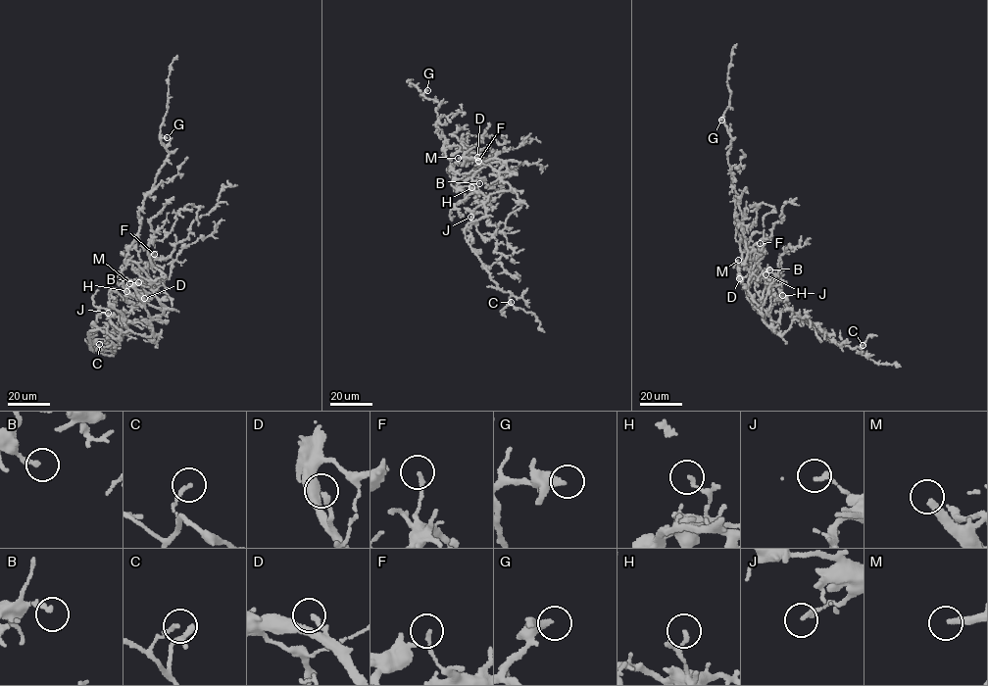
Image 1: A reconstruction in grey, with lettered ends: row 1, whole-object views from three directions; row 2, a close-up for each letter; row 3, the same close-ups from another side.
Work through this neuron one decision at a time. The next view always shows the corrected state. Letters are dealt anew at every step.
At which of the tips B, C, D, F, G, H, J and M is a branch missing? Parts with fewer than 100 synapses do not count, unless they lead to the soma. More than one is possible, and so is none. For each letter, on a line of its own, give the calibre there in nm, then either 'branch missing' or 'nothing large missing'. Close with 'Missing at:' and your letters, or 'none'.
B: 220 nm thick; nothing large missing
C: 170 nm thick; nothing large missing
D: 200 nm thick; nothing large missing
F: 160 nm thick; nothing large missing
G: 240 nm thick; nothing large missing
H: 160 nm thick; nothing large missing
J: 180 nm thick; nothing large missing
M: 280 nm thick; branch missing
Missing at: M

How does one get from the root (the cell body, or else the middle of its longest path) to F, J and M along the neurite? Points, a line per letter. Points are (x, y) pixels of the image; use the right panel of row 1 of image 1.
F: (750, 274), (765, 252), (760, 243)
J: (750, 274), (749, 293), (767, 326), (765, 315), (768, 315), (782, 295)
M: (750, 274), (747, 287), (757, 308), (740, 281), (738, 260)

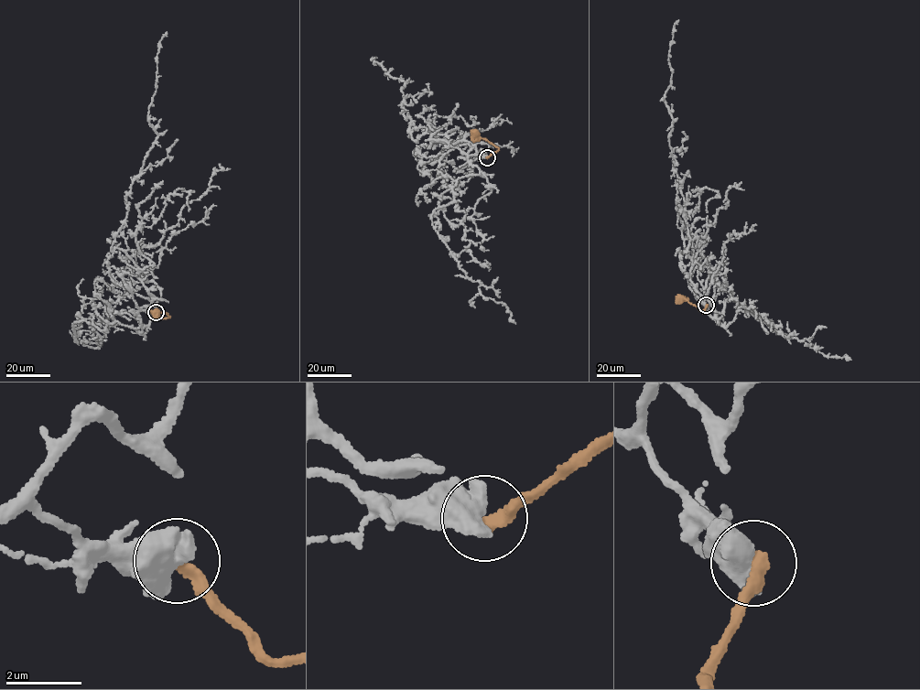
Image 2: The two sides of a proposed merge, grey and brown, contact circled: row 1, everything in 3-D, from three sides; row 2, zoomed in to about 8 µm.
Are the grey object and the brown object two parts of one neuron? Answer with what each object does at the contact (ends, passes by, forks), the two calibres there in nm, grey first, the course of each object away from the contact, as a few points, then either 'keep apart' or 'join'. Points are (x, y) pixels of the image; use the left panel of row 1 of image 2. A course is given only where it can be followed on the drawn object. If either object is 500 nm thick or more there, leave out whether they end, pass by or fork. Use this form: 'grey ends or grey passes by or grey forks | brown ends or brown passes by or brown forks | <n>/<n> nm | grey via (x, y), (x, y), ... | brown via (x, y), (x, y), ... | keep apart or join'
550/360 nm | grey via (156, 312), (137, 266), (111, 247), (157, 135), (148, 113), (167, 32) | brown via (156, 312), (161, 318), (169, 317), (167, 313), (156, 314) | keep apart

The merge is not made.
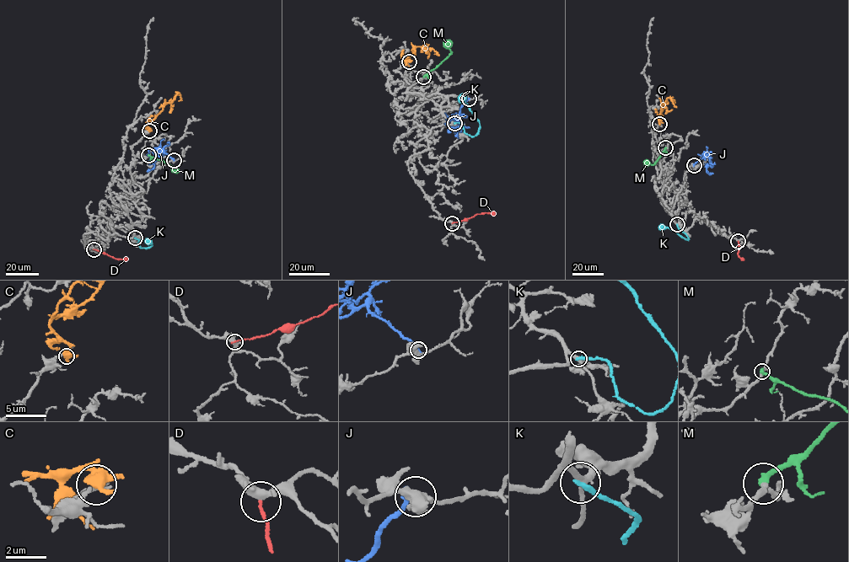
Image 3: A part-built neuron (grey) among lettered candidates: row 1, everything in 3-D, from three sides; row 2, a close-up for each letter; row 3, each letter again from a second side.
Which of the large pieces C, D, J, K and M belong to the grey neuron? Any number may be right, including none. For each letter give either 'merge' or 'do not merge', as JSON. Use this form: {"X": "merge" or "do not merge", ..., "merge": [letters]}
{"C": "do not merge", "D": "do not merge", "J": "do not merge", "K": "do not merge", "M": "do not merge", "merge": []}

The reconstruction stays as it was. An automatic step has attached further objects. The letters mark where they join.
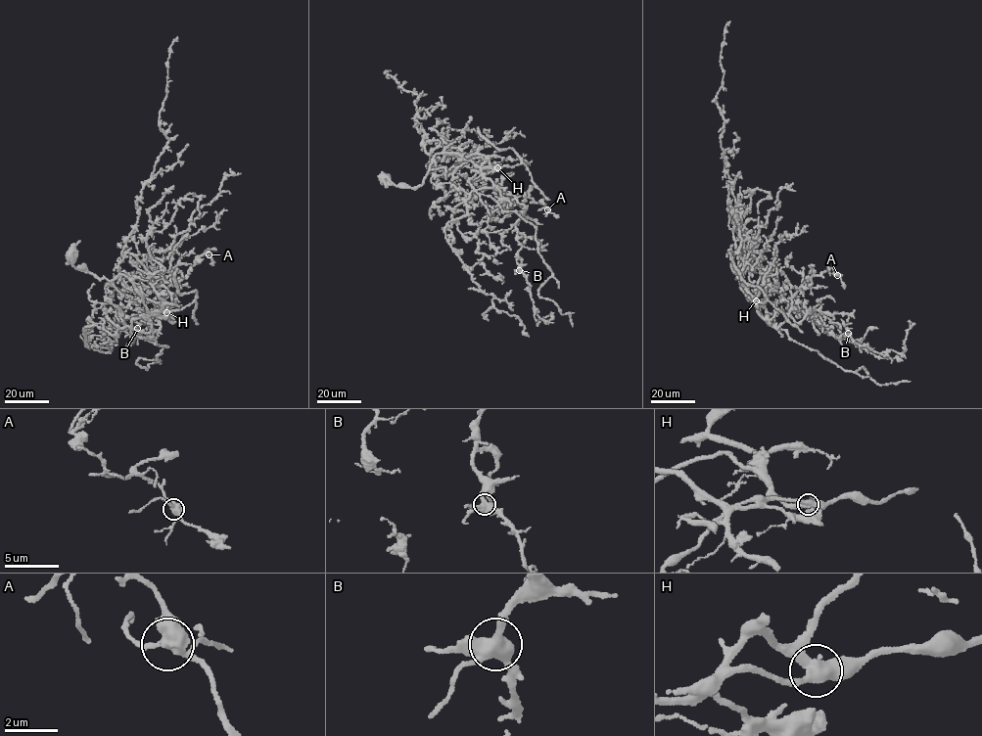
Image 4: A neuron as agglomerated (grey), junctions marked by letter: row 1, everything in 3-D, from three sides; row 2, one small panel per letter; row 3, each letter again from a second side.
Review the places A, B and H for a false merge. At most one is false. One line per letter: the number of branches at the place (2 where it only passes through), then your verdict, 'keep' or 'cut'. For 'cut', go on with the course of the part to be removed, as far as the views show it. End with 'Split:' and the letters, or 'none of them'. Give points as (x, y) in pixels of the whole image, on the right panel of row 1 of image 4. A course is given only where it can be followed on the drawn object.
A: 4 | keep
B: 4 | keep
H: 4 | cut | (756, 300), (748, 297), (770, 324), (844, 370), (855, 372), (862, 367), (878, 385), (910, 381)
Split: H

